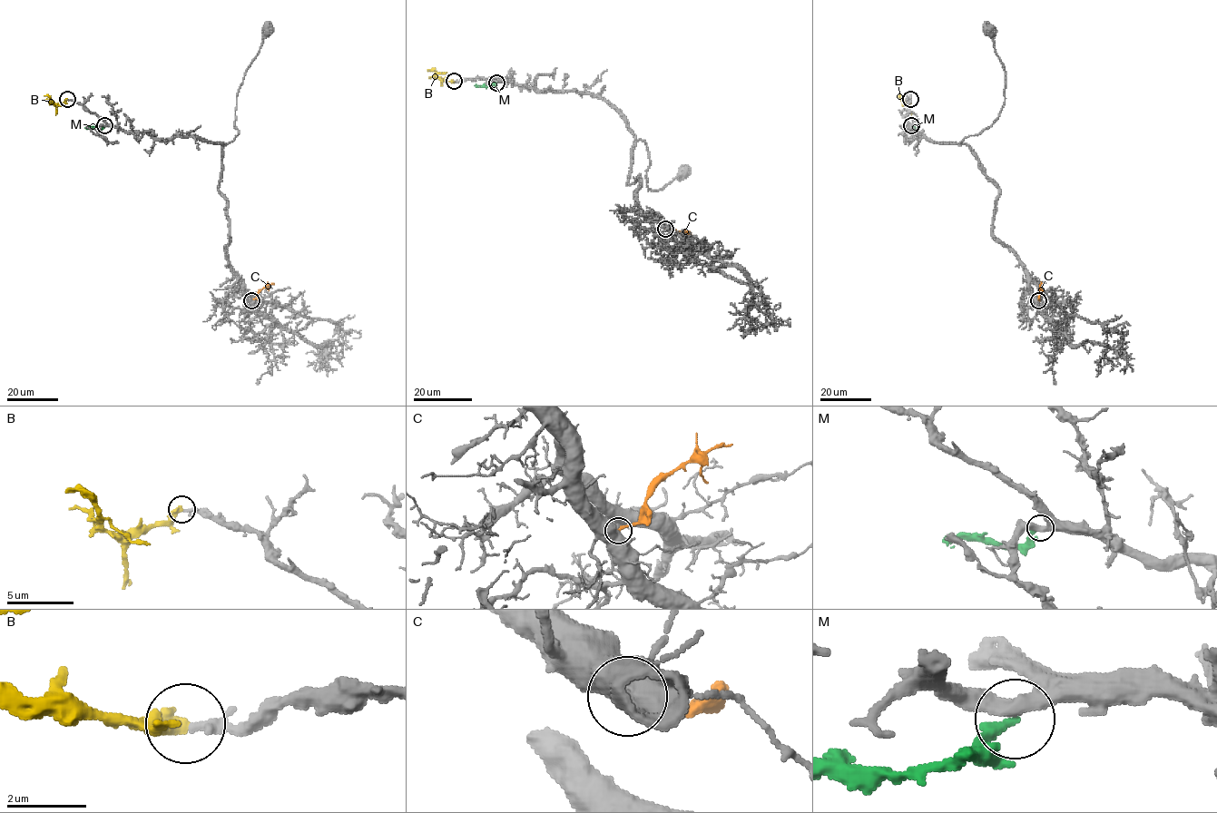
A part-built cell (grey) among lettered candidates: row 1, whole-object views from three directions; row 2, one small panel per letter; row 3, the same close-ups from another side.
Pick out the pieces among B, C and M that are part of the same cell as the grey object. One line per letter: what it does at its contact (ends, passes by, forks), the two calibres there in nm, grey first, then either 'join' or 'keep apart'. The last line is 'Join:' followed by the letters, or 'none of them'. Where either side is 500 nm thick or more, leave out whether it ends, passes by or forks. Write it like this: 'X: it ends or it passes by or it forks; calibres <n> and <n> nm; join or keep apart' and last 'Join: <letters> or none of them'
B: it ends; calibres 280 and 400 nm; join
C: calibres 700 and 180 nm; keep apart
M: it ends; calibres 400 and 260 nm; keep apart
Join: B

